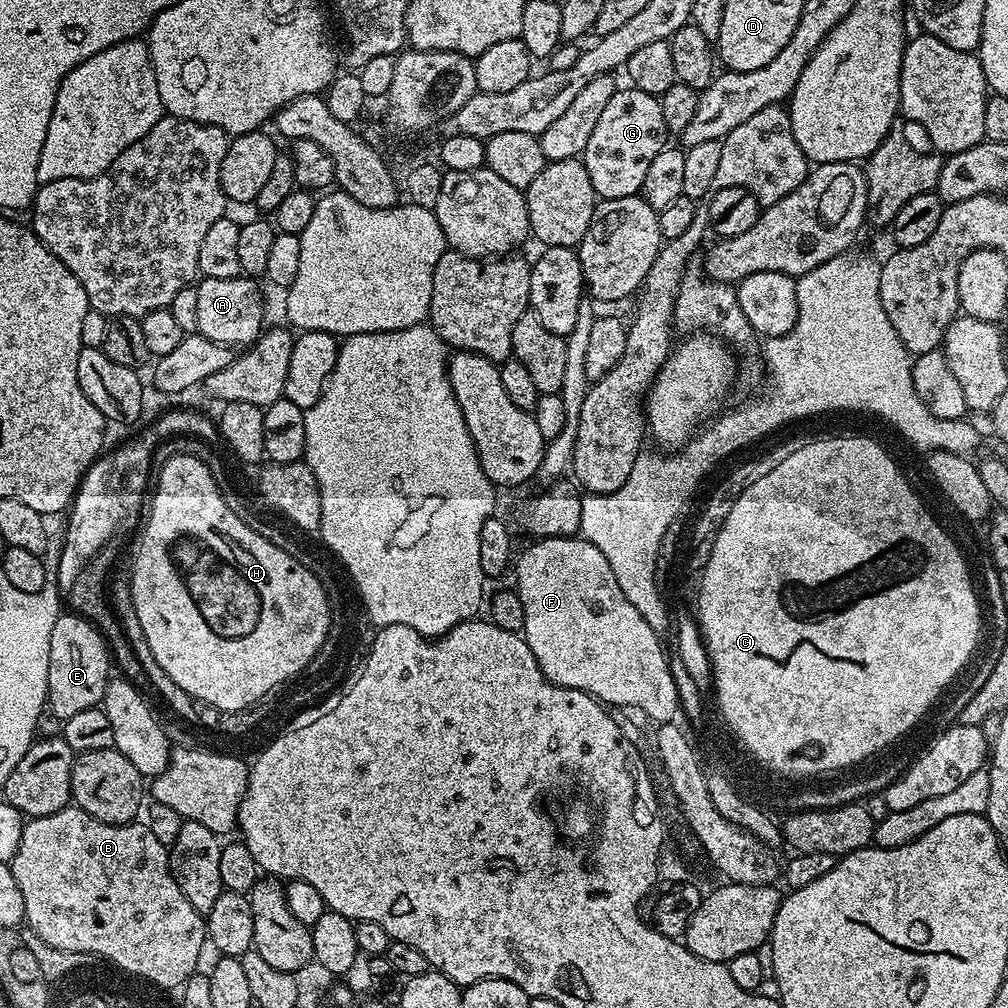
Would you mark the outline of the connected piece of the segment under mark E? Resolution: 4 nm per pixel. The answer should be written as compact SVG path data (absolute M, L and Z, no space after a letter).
M61 614L54 622L54 634L50 634L50 674L48 675L48 699L46 708L60 722L74 718L81 710L97 707L104 699L113 671L114 661L108 651L104 636L88 620L79 614Z

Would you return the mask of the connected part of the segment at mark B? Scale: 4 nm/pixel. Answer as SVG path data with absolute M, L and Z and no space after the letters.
M69 806L58 810L54 814L31 817L25 823L22 830L22 842L18 846L18 854L10 861L14 882L18 882L18 890L22 890L22 902L24 903L24 919L31 935L37 935L42 945L57 944L66 948L82 948L107 953L113 960L119 960L120 964L127 968L135 969L145 976L151 976L153 980L159 980L164 984L175 984L181 977L188 979L188 970L192 970L192 964L196 959L197 948L206 944L206 920L190 902L186 902L186 894L178 890L178 882L174 882L172 868L168 865L169 849L142 822L128 824L107 824L92 817L77 806Z

